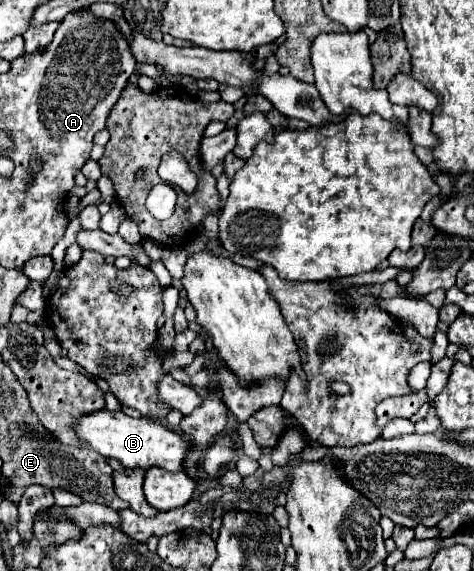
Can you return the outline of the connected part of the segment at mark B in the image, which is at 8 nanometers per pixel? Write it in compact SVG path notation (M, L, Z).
M92 411L90 415L80 415L78 421L74 421L74 433L78 441L90 449L98 451L98 455L114 457L128 469L150 469L154 465L166 469L166 471L182 471L182 461L188 451L188 441L182 439L176 431L164 427L162 423L154 423L148 419L132 419L124 415L122 411Z

